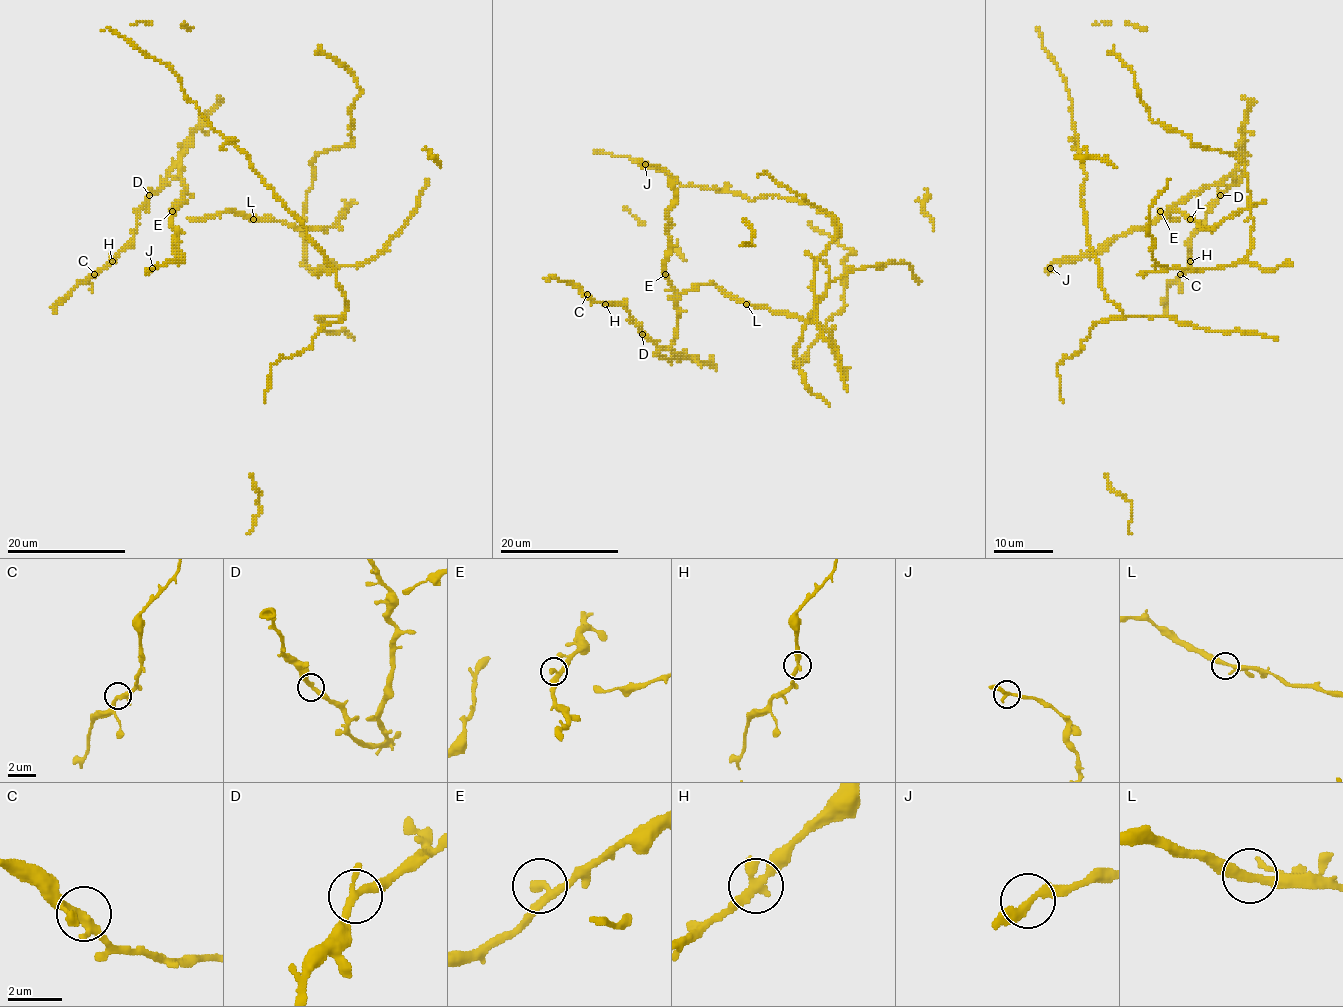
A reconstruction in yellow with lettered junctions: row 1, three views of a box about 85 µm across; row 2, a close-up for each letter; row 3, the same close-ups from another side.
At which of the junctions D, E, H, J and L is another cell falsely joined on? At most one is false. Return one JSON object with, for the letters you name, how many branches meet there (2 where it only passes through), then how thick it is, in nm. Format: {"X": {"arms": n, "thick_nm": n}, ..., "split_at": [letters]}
{"split_at": []}

